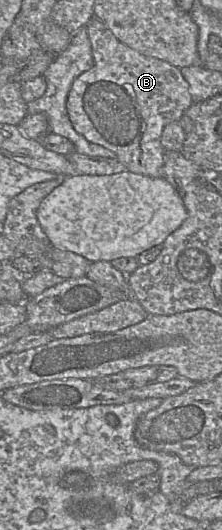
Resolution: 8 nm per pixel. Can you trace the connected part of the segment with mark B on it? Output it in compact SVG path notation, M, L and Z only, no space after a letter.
M92 17L85 27L94 64L74 80L68 94L66 108L74 129L88 141L113 151L128 171L152 178L163 177L166 151L162 147L161 136L163 129L168 124L179 121L193 104L188 82L178 67L130 48L119 41L96 17Z

